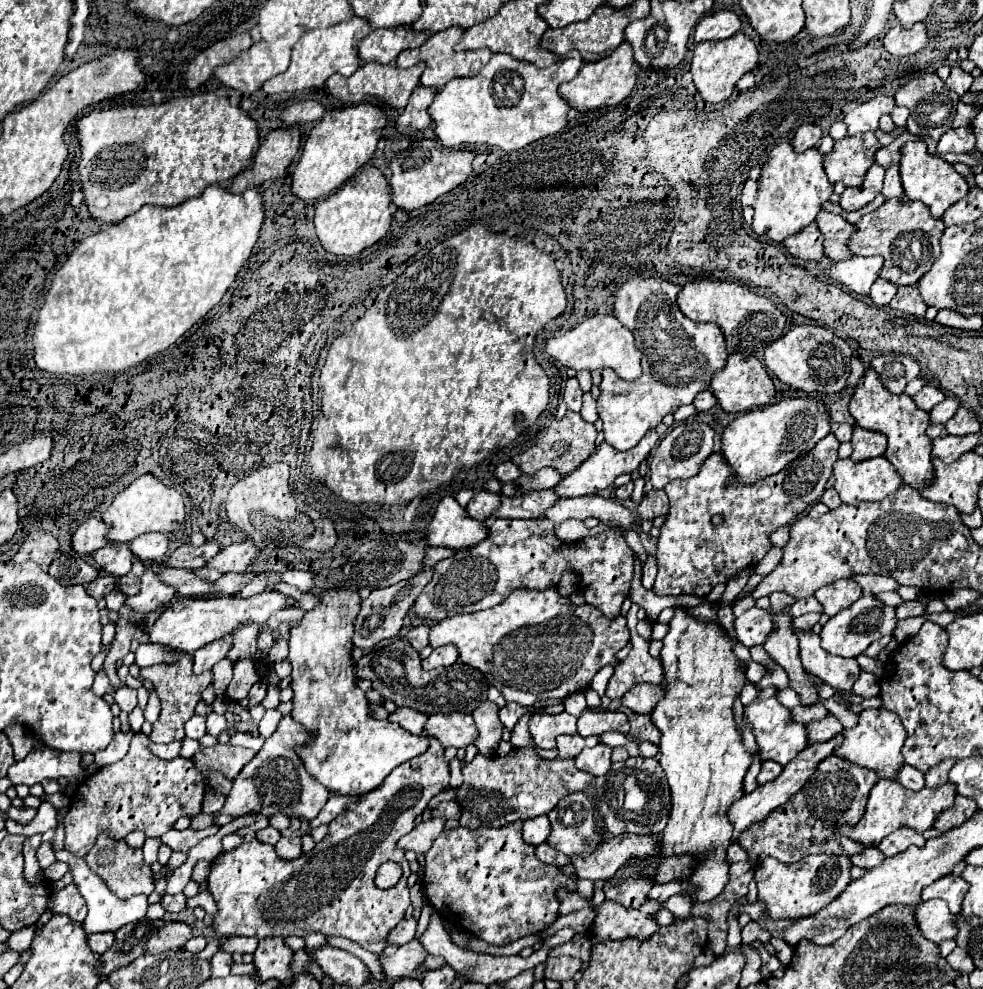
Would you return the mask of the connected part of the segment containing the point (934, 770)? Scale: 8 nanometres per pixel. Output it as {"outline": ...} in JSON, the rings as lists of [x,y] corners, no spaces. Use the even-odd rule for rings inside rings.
{"outline":[[[942,760],[940,764],[932,766],[928,772],[926,772],[926,786],[928,788],[938,788],[942,786],[946,780],[948,780],[948,772],[950,768],[956,764],[956,760]]]}

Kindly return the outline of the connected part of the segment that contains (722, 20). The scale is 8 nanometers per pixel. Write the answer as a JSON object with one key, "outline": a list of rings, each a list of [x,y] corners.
{"outline":[[[730,10],[706,14],[694,28],[694,44],[706,40],[726,40],[740,30],[740,18]]]}

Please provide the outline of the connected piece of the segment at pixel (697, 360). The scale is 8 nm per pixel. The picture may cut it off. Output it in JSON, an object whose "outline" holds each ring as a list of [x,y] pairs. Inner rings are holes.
{"outline":[[[632,278],[616,292],[614,316],[632,330],[634,338],[642,338],[644,350],[644,372],[638,380],[620,380],[616,372],[602,370],[598,414],[604,422],[606,442],[616,450],[630,450],[666,414],[674,414],[682,404],[692,404],[698,392],[708,390],[712,376],[728,358],[718,326],[688,320],[676,306],[678,292],[680,286],[660,278]]]}

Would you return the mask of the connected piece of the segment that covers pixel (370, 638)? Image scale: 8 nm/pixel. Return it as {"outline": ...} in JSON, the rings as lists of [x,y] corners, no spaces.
{"outline":[[[424,570],[424,572],[416,572],[412,580],[404,580],[404,584],[394,584],[392,588],[370,592],[370,596],[362,600],[360,614],[356,616],[356,622],[354,622],[354,638],[352,638],[354,648],[372,648],[380,640],[396,636],[402,628],[402,620],[406,612],[416,602],[416,596],[420,596],[420,592],[424,590],[430,578],[432,578],[432,570]]]}

